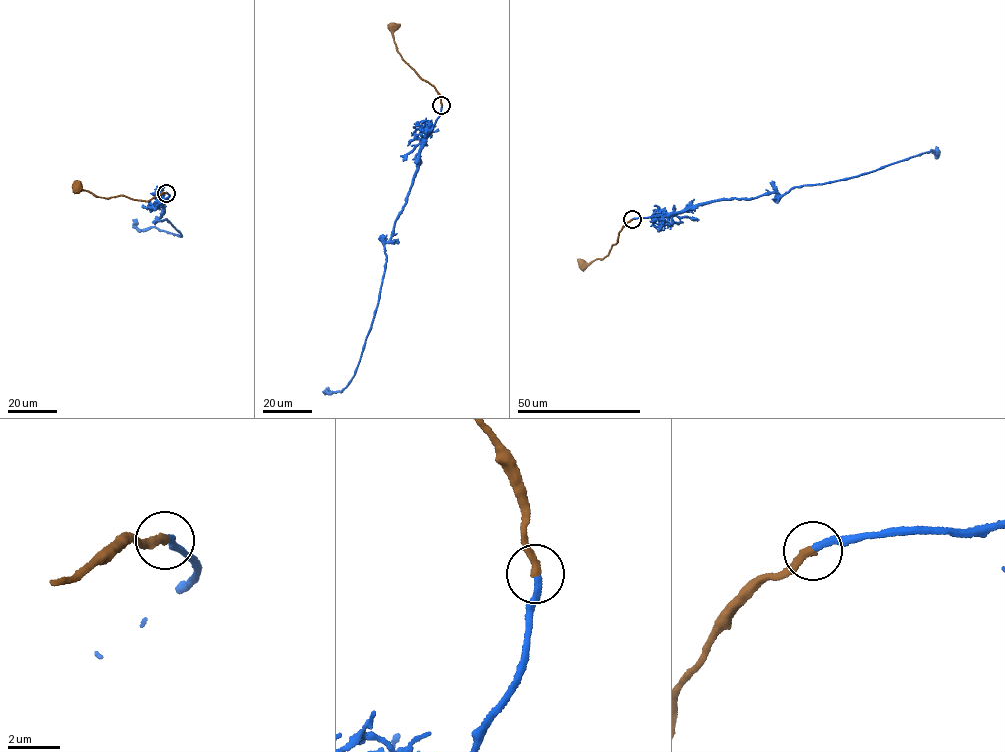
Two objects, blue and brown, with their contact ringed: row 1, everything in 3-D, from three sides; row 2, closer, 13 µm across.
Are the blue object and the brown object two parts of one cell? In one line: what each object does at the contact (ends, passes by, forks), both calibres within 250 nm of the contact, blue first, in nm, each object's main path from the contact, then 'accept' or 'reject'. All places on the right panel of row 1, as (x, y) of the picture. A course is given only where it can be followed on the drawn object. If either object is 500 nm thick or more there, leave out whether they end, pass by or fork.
blue ends; brown ends; calibres 240 and 300 nm; course blue (632, 219), (664, 218), (711, 201), (785, 194), (800, 186), (860, 175), (931, 150), (938, 155), (937, 148); course brown (632, 220), (622, 227), (616, 243), (612, 245), (607, 255), (583, 265); accept

